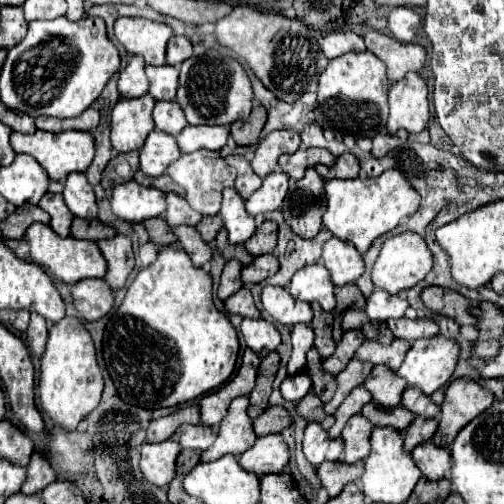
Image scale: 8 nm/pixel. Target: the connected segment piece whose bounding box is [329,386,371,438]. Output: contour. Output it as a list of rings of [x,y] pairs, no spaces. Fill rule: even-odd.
[[[357,386],[357,388],[345,398],[345,402],[337,408],[337,412],[335,412],[335,424],[333,424],[333,428],[329,430],[329,434],[331,434],[333,438],[337,438],[337,436],[341,434],[341,430],[343,430],[345,422],[347,422],[351,416],[359,414],[361,408],[363,408],[367,402],[371,402],[369,392],[365,392],[363,386]]]

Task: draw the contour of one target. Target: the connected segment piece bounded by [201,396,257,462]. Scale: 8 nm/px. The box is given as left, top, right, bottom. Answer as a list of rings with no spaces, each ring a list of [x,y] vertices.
[[[235,398],[225,414],[225,418],[219,424],[217,438],[211,448],[207,448],[201,454],[201,462],[213,462],[219,460],[225,454],[241,456],[245,450],[249,450],[257,436],[251,426],[251,418],[247,416],[249,398]]]

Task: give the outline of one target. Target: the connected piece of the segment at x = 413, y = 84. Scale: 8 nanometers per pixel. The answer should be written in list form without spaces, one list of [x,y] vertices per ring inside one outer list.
[[[409,72],[389,90],[389,122],[387,132],[395,134],[399,128],[407,132],[421,132],[429,122],[427,86],[419,74]]]

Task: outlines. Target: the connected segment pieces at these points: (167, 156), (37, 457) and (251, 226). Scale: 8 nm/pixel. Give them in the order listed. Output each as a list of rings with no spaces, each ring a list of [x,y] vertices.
[[[153,130],[143,148],[141,148],[141,156],[139,156],[139,168],[143,174],[147,176],[161,176],[165,172],[165,168],[177,160],[177,156],[181,156],[179,148],[177,148],[177,142],[173,136],[167,136],[163,132],[157,132]]]
[[[33,454],[31,462],[27,466],[27,480],[21,486],[21,494],[39,494],[45,486],[49,486],[55,480],[55,472],[49,466],[49,462],[41,454]]]
[[[225,188],[219,216],[229,232],[231,244],[245,244],[255,234],[255,220],[245,212],[243,198],[235,192],[235,188]]]

